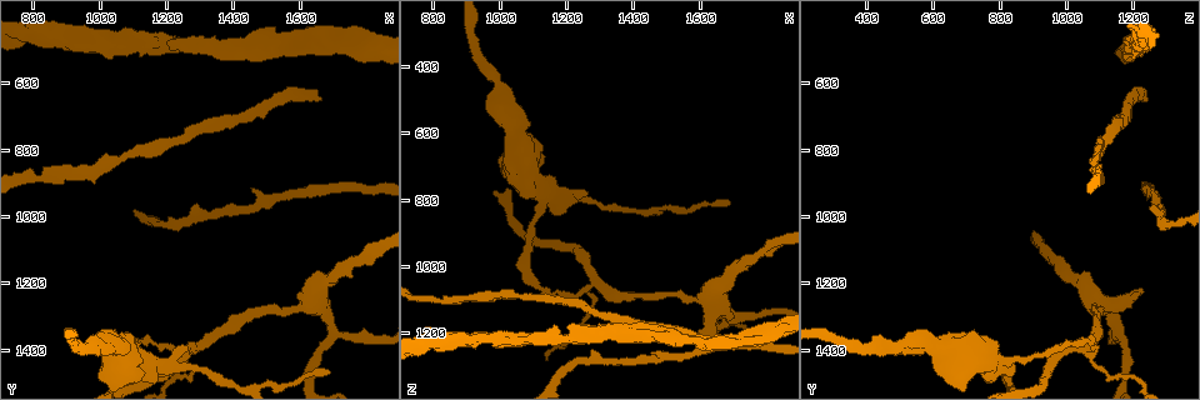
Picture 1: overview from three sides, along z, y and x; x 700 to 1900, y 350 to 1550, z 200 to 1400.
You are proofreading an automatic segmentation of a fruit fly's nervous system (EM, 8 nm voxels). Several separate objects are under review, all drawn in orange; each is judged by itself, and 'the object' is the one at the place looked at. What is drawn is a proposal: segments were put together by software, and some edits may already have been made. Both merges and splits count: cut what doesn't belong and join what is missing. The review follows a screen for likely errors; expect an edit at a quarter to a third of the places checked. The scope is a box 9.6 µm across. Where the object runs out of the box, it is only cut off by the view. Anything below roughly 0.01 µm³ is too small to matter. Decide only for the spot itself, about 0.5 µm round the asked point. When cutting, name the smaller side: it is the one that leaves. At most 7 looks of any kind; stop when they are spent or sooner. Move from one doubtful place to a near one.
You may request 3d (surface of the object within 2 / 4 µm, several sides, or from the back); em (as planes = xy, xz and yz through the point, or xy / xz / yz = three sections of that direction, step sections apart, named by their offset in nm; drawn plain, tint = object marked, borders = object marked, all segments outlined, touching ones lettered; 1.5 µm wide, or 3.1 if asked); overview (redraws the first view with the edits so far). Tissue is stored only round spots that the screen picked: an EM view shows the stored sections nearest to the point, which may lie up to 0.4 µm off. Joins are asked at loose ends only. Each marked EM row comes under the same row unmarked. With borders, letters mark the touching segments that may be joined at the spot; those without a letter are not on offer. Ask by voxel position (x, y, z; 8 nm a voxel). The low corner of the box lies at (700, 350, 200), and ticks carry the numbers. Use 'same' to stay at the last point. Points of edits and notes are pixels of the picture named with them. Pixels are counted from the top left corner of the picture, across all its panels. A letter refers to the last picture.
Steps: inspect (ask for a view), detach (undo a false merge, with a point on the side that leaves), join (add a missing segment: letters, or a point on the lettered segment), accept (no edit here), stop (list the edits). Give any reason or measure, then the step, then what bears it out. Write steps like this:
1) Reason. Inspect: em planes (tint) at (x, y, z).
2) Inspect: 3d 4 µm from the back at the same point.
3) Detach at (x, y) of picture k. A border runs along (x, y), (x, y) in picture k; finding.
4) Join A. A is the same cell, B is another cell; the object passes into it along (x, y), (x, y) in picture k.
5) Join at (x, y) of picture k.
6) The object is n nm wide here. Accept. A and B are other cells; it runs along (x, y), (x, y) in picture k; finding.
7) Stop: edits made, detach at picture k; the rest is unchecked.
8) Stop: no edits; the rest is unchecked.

A narrow waist. Inspect: em yz step 8 (borders) at (1060, 820, 1090).

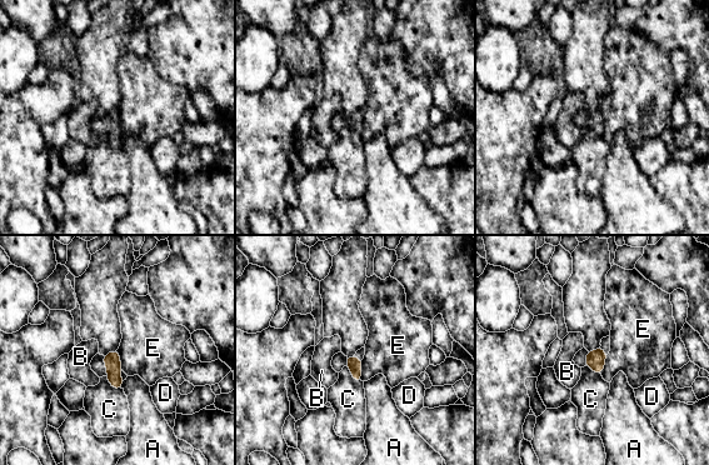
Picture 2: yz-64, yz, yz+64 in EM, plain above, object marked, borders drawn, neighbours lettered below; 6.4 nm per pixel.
Accept. A, B, C, D and E are other cells; a border runs along (363, 359), (362, 380) in picture 2; all the same cell.

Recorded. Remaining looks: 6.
Inspect: 3d 2 µm at (1670, 640, 1240).

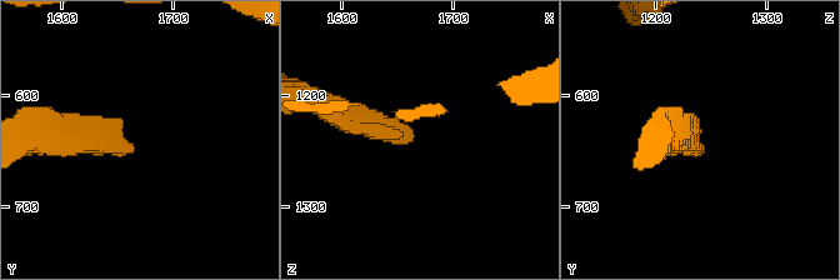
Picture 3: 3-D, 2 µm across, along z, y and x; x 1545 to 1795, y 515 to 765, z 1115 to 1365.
Need the tissue. Inspect: em planes (borders) at (1662, 648, 1240).

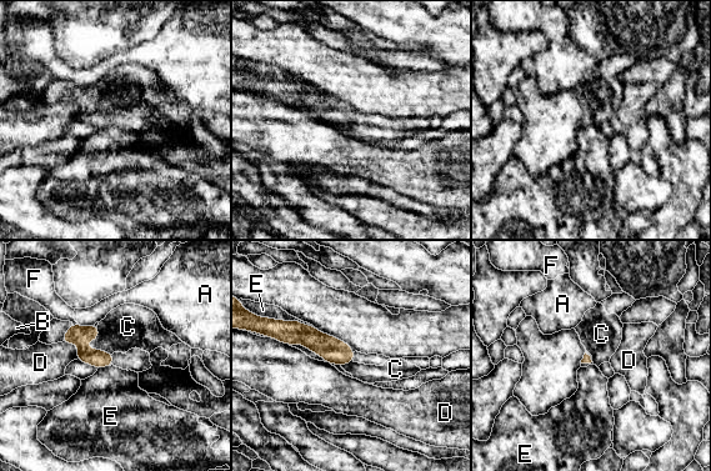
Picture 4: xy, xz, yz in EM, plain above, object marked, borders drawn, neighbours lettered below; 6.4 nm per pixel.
The longest contact is with E, 260 nm. Join C. C is the same cell, A, B, D, E and F are other cells; the object passes into it along (79, 335), (85, 346), (120, 331) in picture 4; the cell continues.

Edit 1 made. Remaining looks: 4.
Thick turns thin. Inspect: em planes (borders) at (1250, 1450, 800).

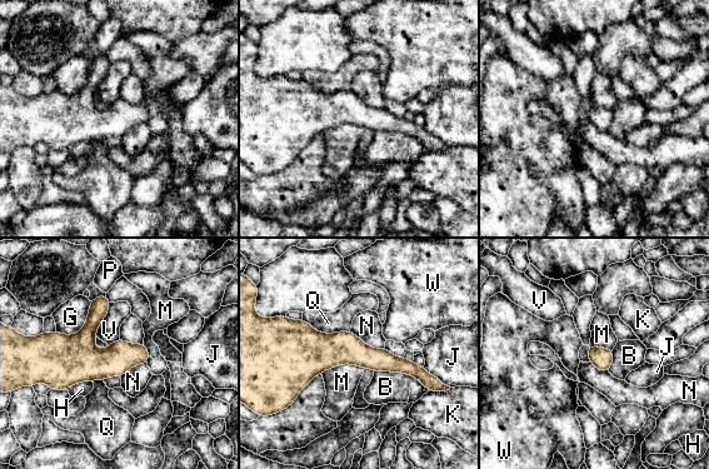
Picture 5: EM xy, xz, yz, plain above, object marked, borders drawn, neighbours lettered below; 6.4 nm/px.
Accept. B, G, H, J, K, M, N, P, Q, V and W are other cells; a border runs along (365, 368), (339, 364), (320, 373) in picture 5; all the same cell.

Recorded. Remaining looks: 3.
Stop: edits made, join at picture 4; the rest is unchecked.

